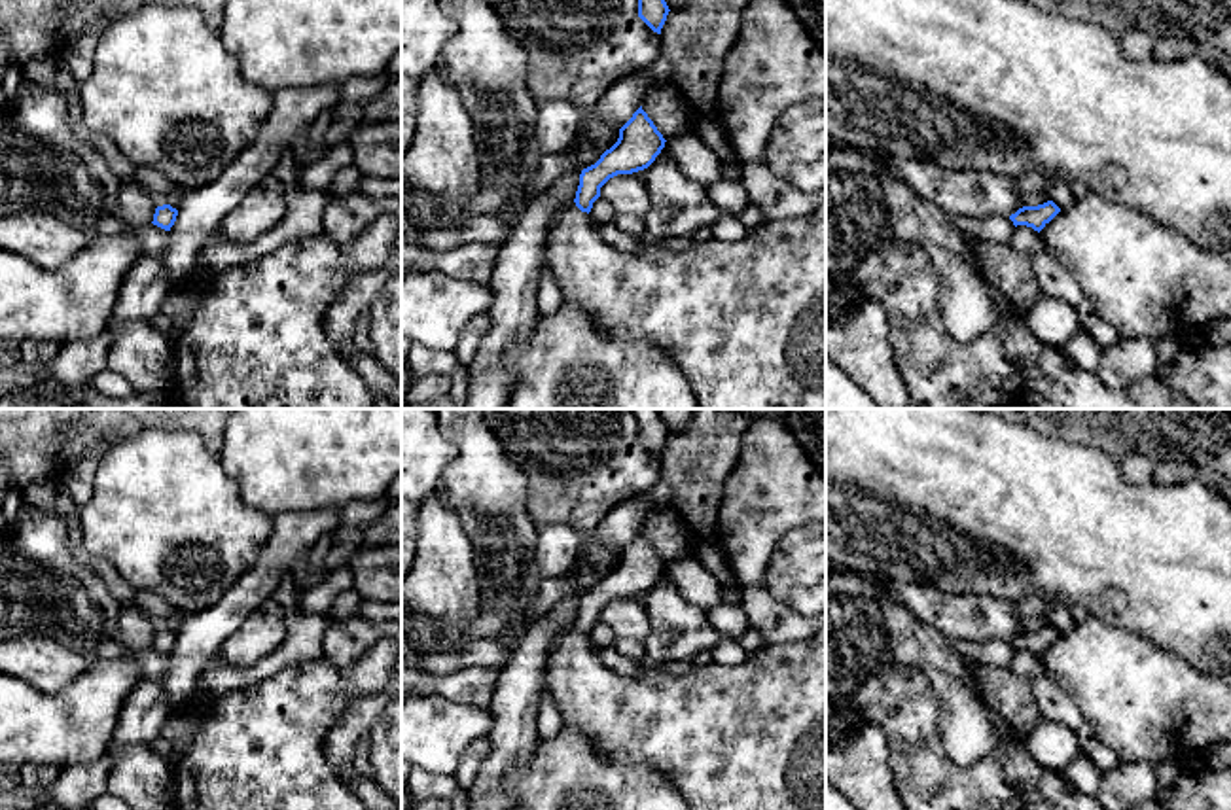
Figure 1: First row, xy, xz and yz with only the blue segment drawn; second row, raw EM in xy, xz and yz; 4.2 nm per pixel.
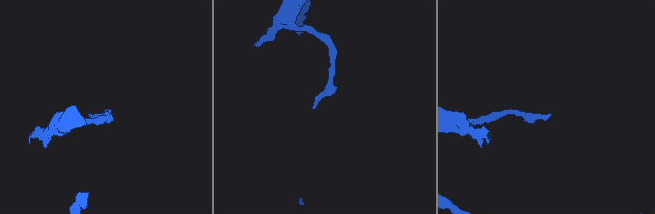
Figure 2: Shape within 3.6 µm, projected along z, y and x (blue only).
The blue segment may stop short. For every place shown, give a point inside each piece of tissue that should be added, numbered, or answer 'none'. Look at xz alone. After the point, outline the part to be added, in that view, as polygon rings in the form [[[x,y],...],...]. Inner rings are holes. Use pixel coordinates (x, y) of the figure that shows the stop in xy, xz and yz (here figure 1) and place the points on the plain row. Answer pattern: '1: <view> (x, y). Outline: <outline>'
none

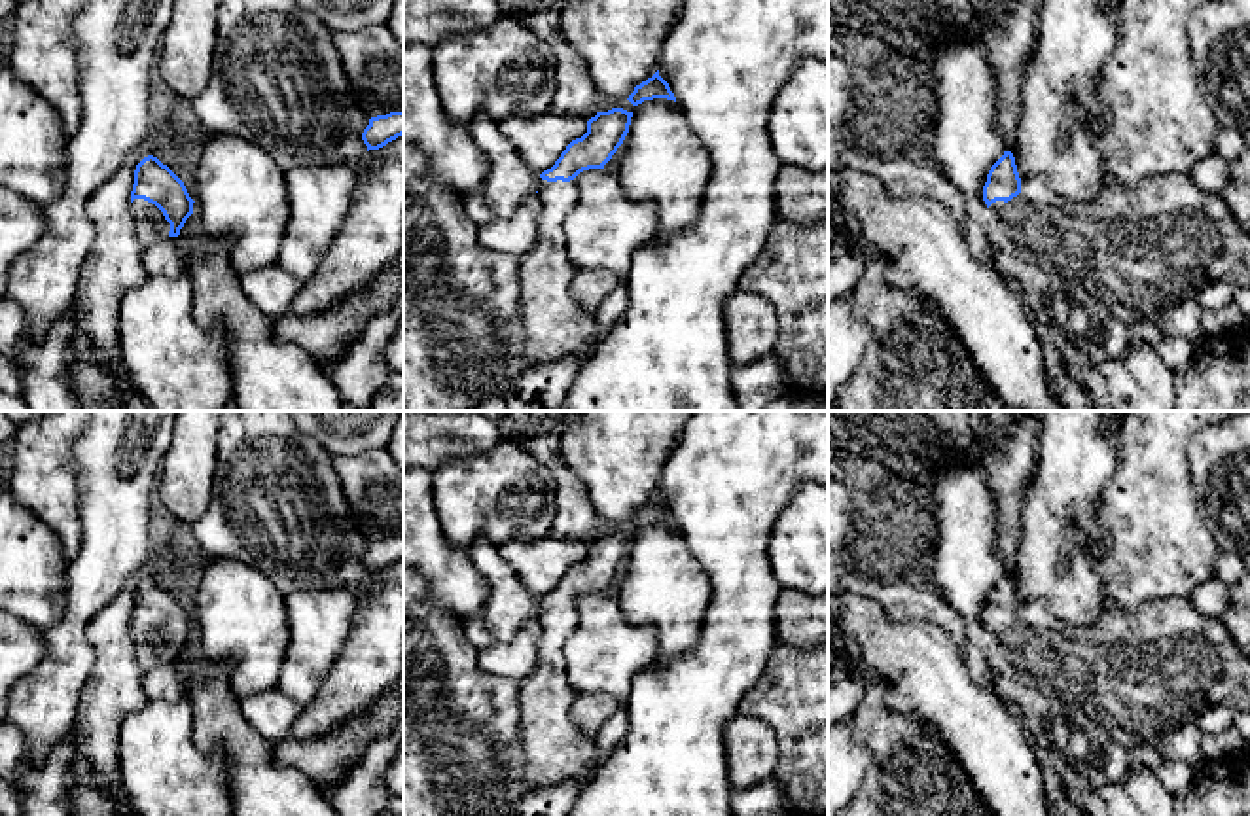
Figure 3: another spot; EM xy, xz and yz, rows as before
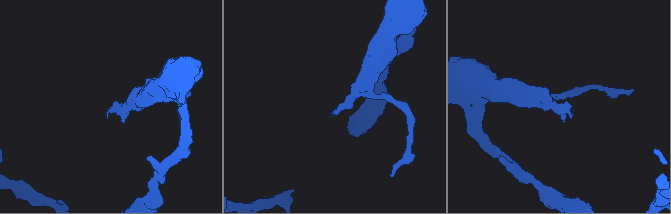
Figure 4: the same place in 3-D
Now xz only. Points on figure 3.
1: xz (557, 750). Outline: [[[542,604],[540,663],[519,682],[525,778],[532,789],[589,782],[598,769],[595,736],[570,718],[580,697],[568,682],[564,644],[578,625],[578,606]]]

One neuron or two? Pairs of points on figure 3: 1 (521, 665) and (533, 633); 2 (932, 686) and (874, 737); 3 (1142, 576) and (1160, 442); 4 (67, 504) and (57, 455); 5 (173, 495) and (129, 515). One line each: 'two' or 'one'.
1: one
2: two
3: one
4: one
5: two

